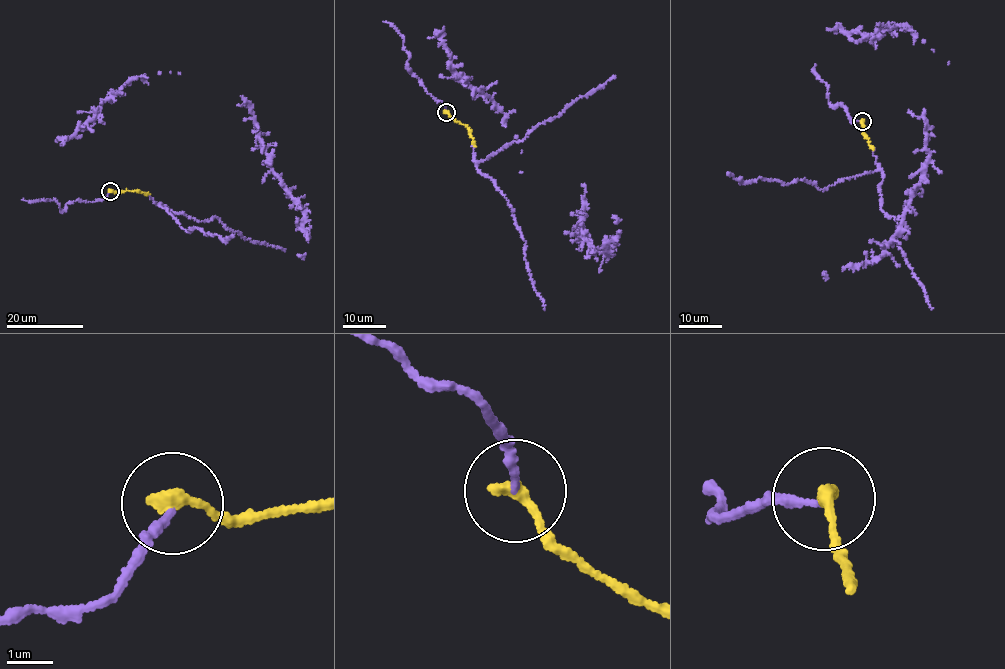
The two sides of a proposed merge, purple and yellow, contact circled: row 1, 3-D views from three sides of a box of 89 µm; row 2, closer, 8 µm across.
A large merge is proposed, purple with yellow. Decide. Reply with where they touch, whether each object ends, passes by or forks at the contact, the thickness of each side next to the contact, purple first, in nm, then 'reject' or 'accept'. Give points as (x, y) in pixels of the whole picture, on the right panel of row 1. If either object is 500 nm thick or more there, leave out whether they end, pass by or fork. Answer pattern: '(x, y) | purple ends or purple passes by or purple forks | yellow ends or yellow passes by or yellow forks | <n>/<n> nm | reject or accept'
(862, 121) | purple ends | yellow ends | 160/320 nm | accept

